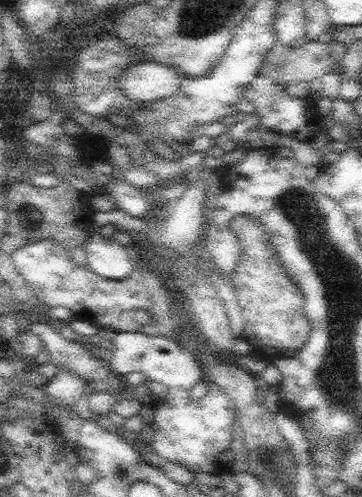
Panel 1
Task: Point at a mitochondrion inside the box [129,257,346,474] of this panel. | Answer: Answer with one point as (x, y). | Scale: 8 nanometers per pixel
(267, 454)

